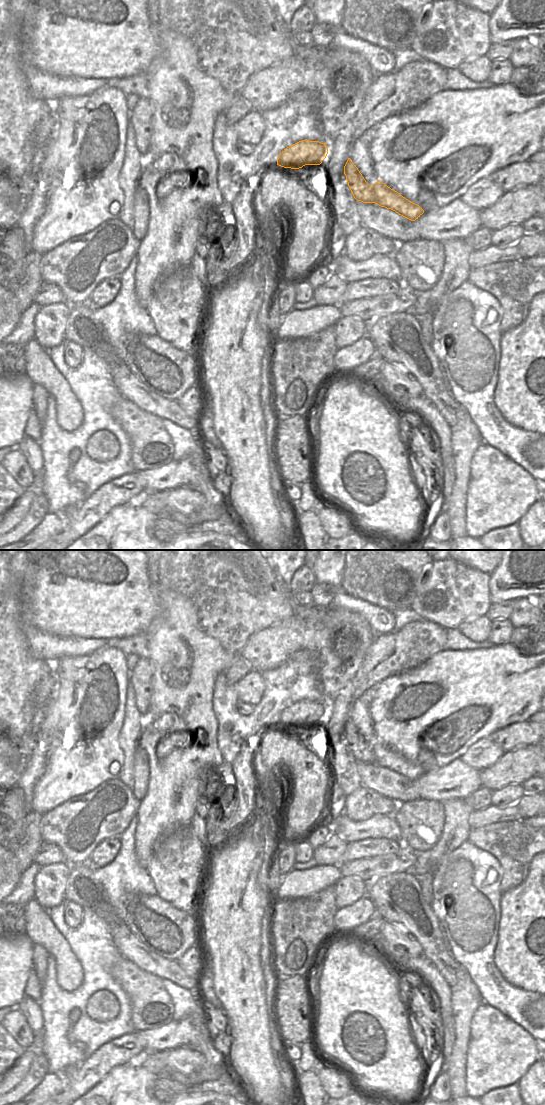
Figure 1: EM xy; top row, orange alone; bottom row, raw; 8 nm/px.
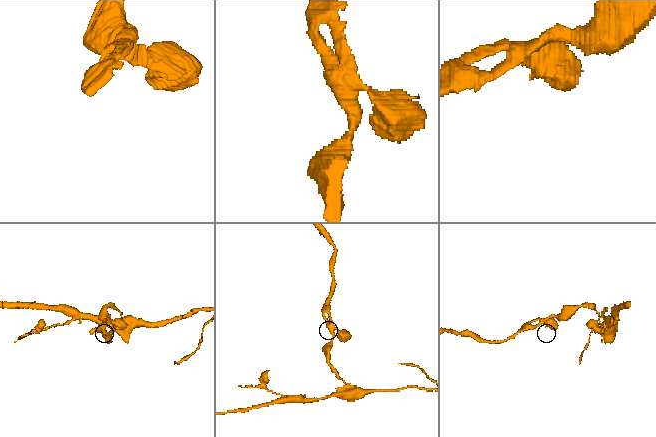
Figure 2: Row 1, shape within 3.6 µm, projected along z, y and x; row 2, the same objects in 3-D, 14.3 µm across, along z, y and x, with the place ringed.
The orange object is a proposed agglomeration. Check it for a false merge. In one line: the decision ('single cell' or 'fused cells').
single cell

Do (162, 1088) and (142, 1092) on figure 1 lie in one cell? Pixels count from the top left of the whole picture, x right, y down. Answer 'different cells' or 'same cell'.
different cells

